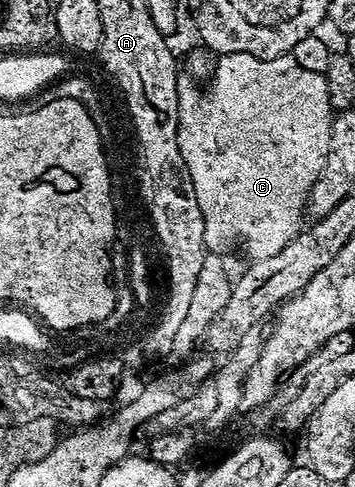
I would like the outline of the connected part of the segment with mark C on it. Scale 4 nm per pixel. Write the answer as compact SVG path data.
M221 54L215 59L208 84L208 91L200 98L200 90L196 87L199 85L191 77L184 76L179 79L180 131L178 132L178 144L182 152L182 160L186 160L190 180L194 184L194 192L198 196L198 208L202 208L204 244L209 251L225 252L224 250L234 249L237 242L241 252L248 257L249 263L266 260L269 256L275 256L276 253L282 252L282 248L286 248L286 244L290 244L290 240L294 240L294 236L300 233L302 229L300 217L302 219L305 217L308 193L318 172L322 172L322 164L326 160L326 152L330 144L330 132L334 117L330 97L327 95L327 80L325 75L318 72L306 72L306 68L302 68L302 64L298 64L290 56L262 60L249 54Z

